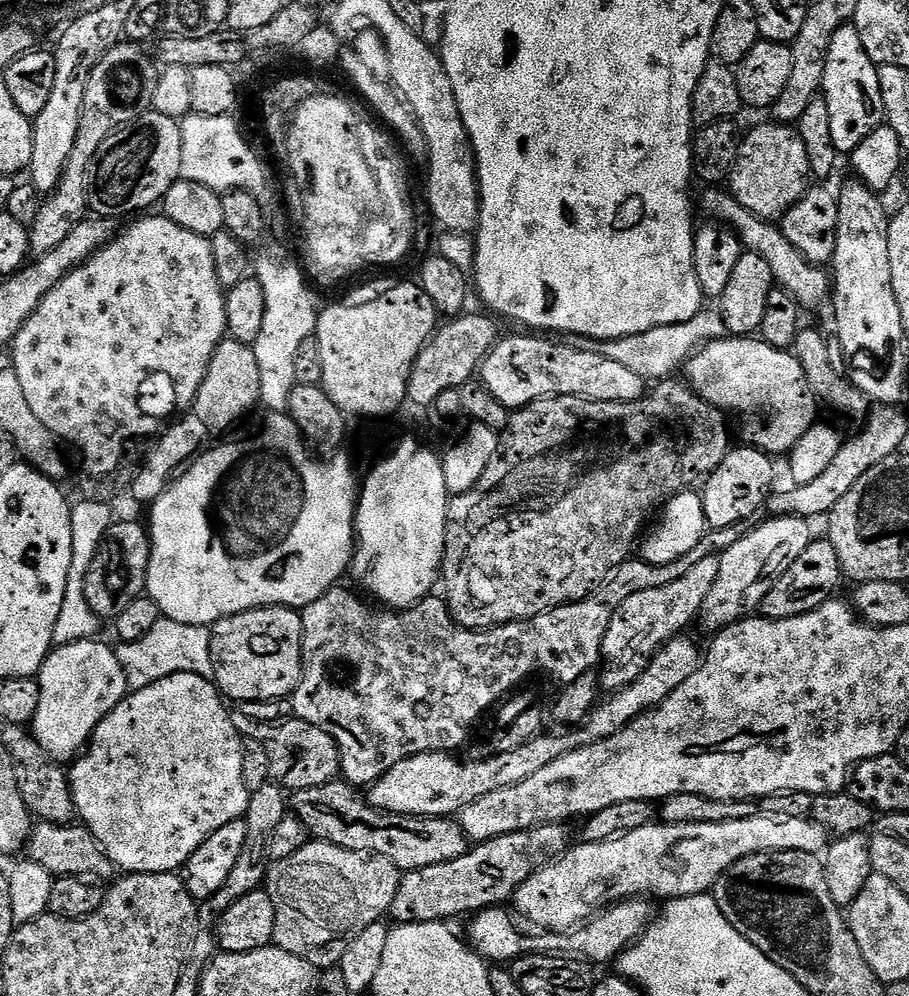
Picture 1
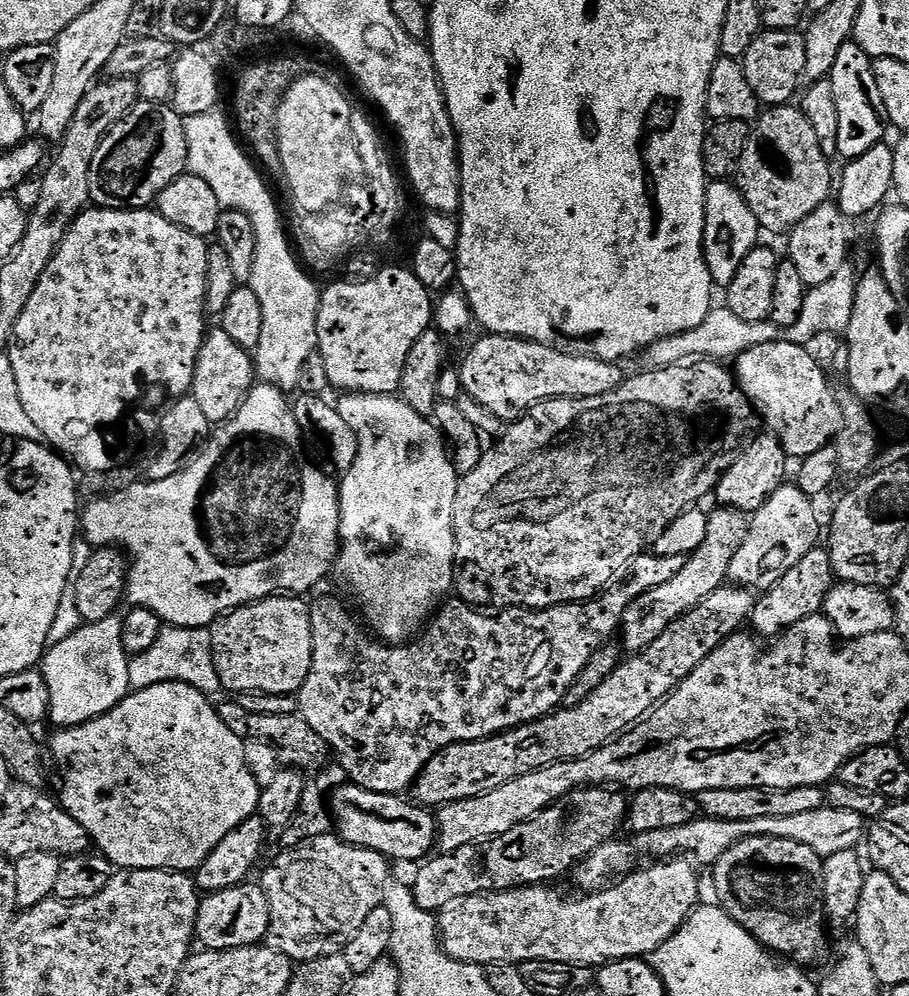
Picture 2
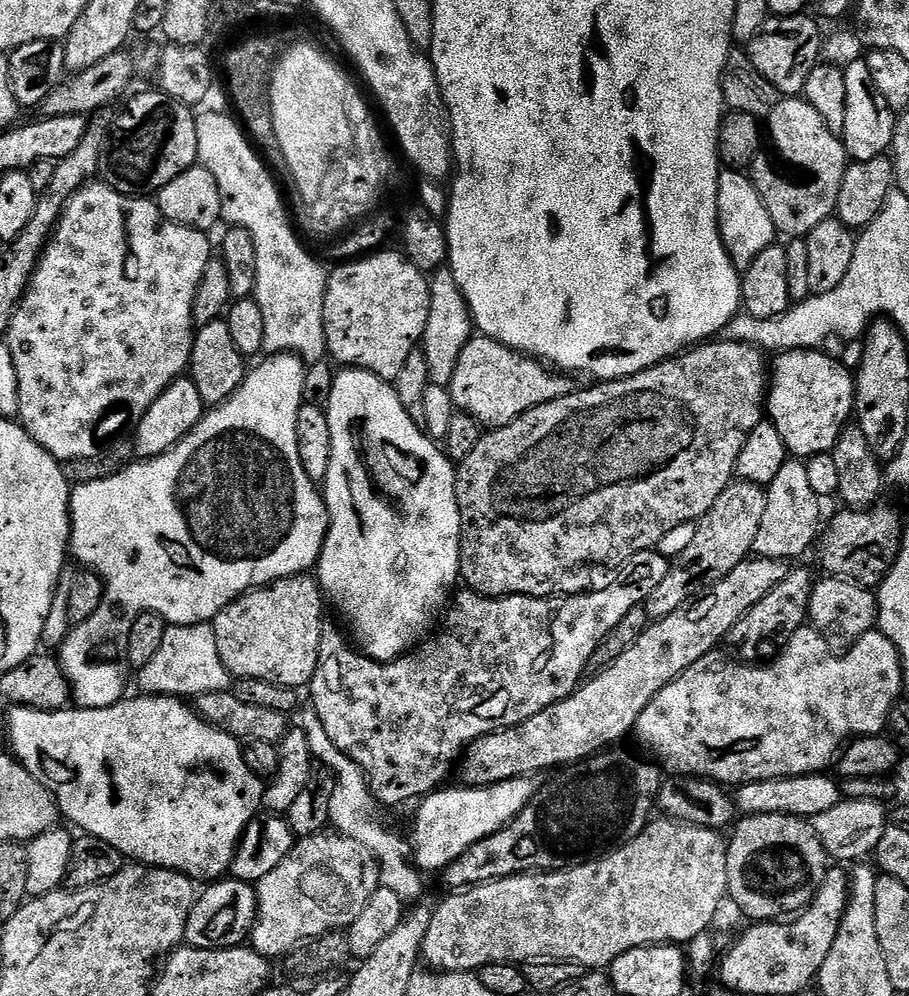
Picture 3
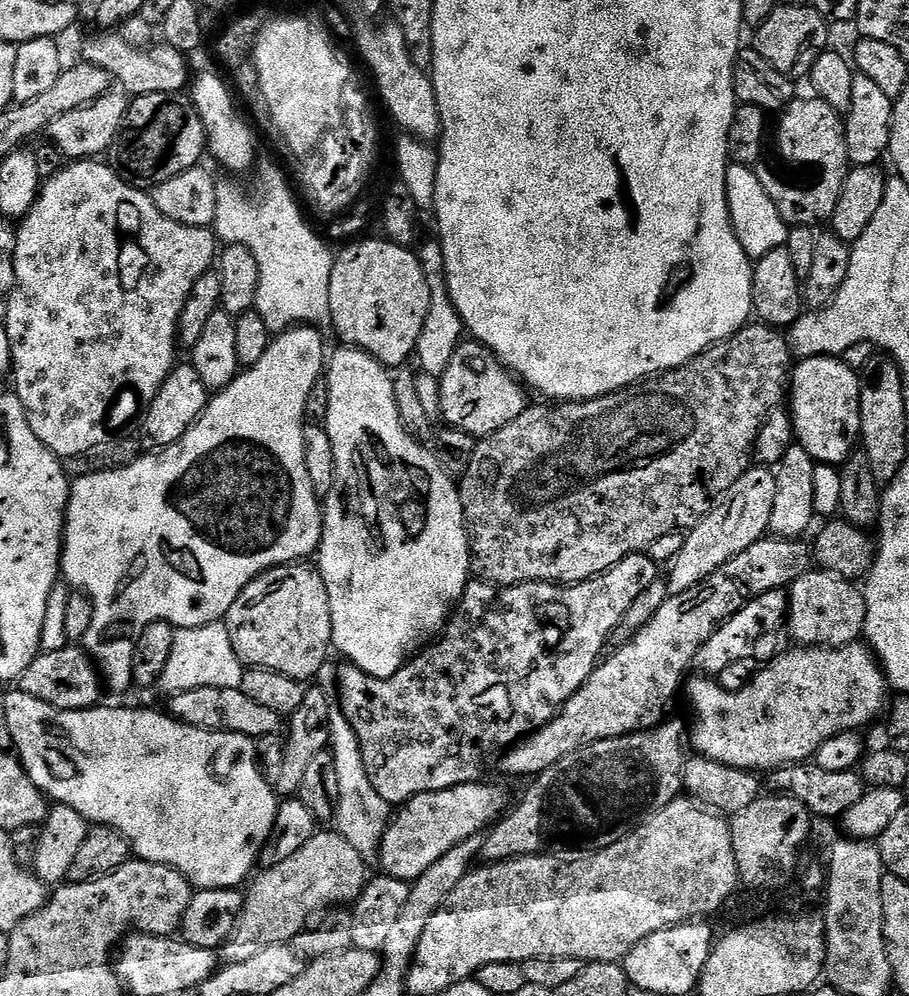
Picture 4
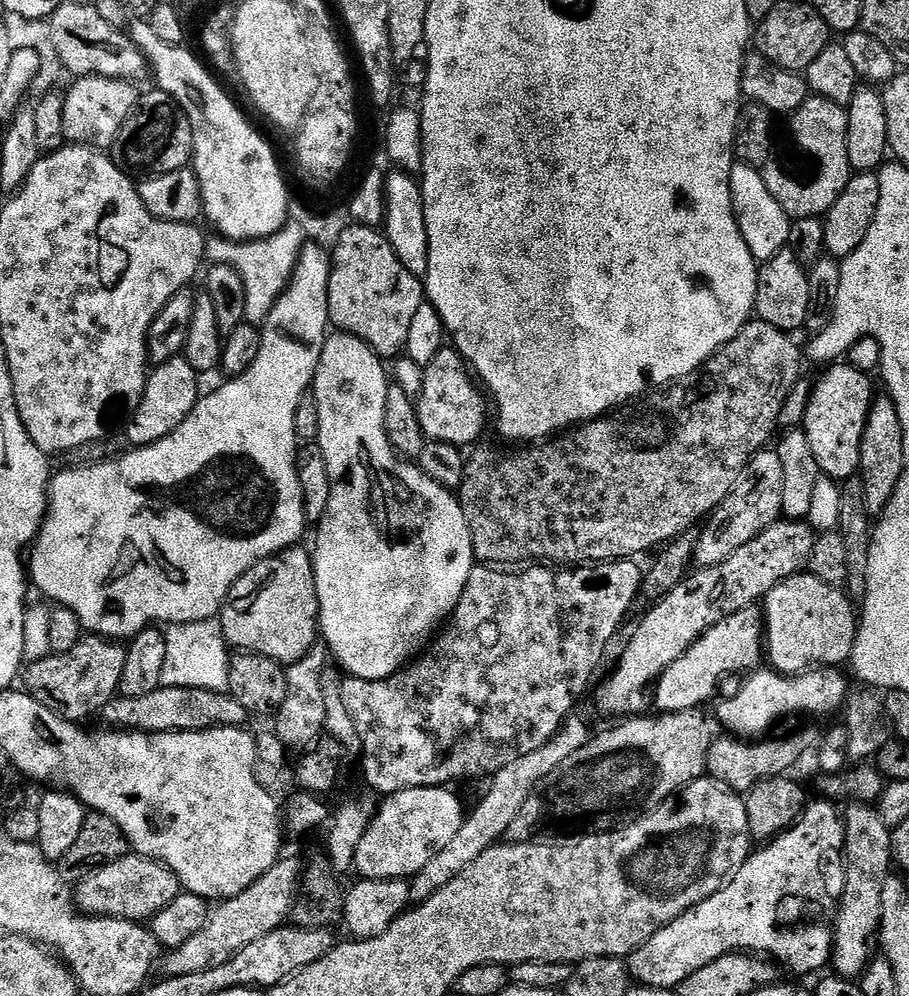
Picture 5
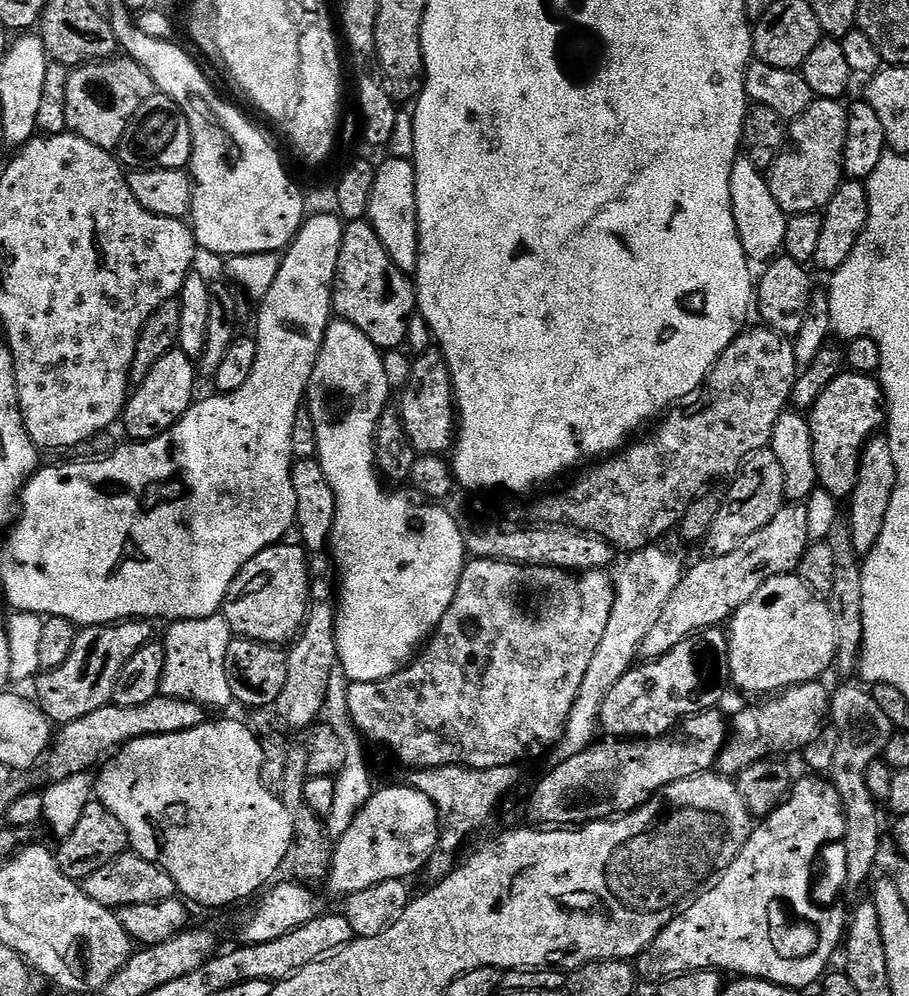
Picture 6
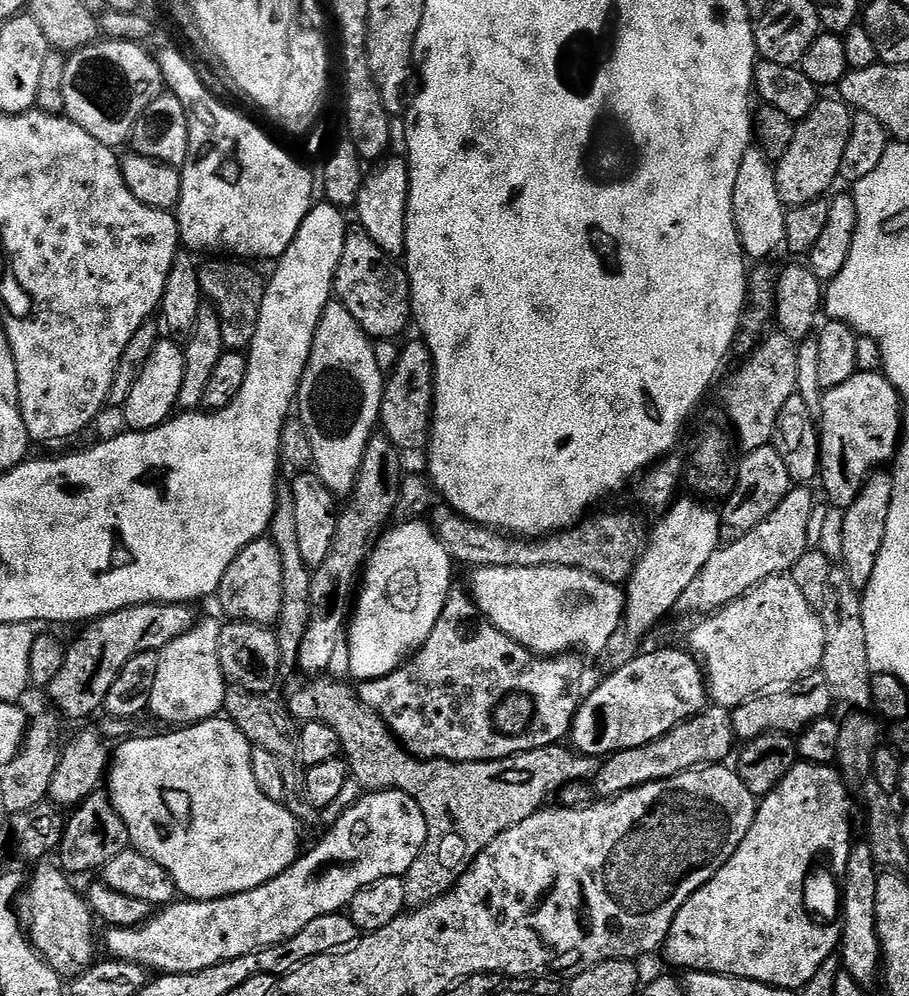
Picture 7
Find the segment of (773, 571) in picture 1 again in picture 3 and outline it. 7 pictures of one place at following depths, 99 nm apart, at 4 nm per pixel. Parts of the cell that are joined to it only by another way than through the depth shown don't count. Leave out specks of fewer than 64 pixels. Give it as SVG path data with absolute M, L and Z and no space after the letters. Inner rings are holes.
M789 459L782 470L778 470L778 478L767 485L766 495L766 510L762 514L762 526L758 526L758 538L754 538L752 551L757 557L792 562L795 556L802 555L811 544L813 547L822 532L820 508L816 505L818 497L810 488L805 465L799 459Z

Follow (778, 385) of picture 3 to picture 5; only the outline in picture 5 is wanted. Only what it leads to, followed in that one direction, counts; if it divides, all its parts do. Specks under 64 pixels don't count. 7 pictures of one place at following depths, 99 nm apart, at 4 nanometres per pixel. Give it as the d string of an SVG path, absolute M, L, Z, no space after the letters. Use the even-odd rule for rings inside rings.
M836 362L819 381L815 381L806 410L802 431L815 454L821 473L837 482L853 479L860 470L860 443L872 408L874 391L867 375L854 370L847 362ZM829 371L829 372L828 372Z

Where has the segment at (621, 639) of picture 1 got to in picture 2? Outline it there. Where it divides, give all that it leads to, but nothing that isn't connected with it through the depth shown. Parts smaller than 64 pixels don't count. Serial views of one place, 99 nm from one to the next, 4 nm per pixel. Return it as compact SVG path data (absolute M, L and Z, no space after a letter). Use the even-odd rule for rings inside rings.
M720 506L715 510L717 512L713 511L708 517L706 542L702 542L702 546L698 546L698 550L687 557L678 574L674 574L670 582L662 582L662 586L654 586L654 590L646 590L646 594L630 602L622 625L622 648L625 653L635 654L646 650L651 644L658 642L662 634L666 634L668 627L679 616L685 616L690 610L694 610L694 606L698 606L706 597L714 594L714 590L725 587L730 562L734 562L734 554L738 554L742 542L746 542L750 520L745 513L736 508Z

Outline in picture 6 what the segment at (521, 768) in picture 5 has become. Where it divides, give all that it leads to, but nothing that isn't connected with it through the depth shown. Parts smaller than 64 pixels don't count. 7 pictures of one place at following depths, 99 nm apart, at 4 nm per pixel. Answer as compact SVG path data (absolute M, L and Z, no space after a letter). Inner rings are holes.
M664 546L641 548L625 559L628 561L625 562L620 578L618 576L615 583L616 596L614 606L611 608L610 621L586 671L578 696L564 725L564 733L553 747L555 763L568 761L595 743L596 732L599 733L600 730L602 703L605 702L606 695L618 679L635 665L642 642L650 634L651 627L658 622L659 615L684 577L686 564L683 564L674 553L660 547Z

